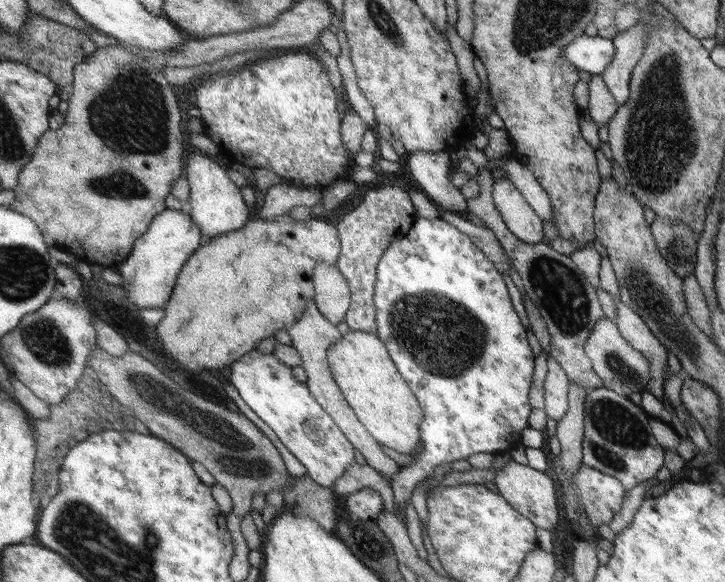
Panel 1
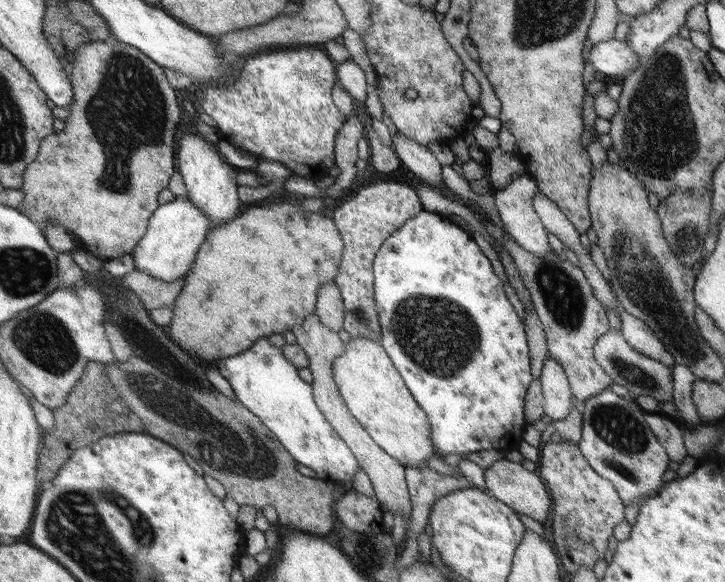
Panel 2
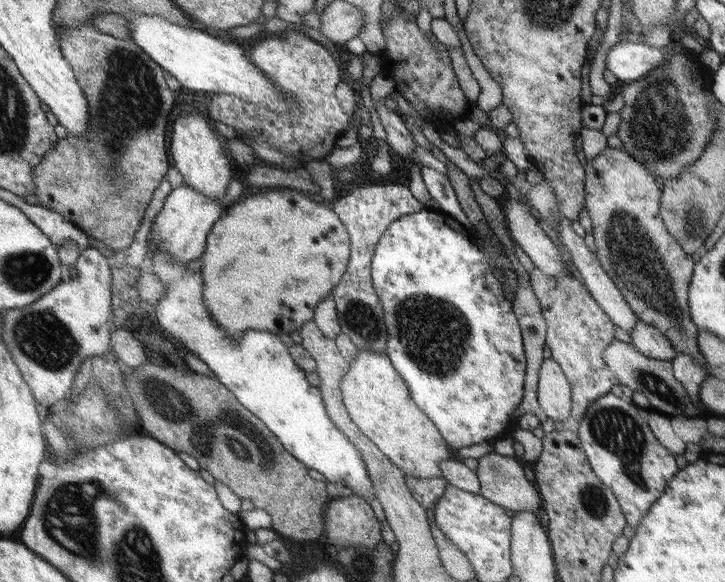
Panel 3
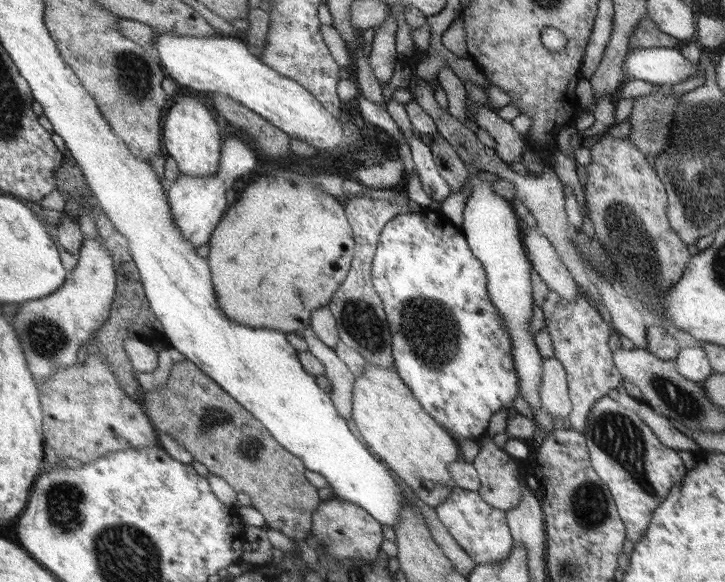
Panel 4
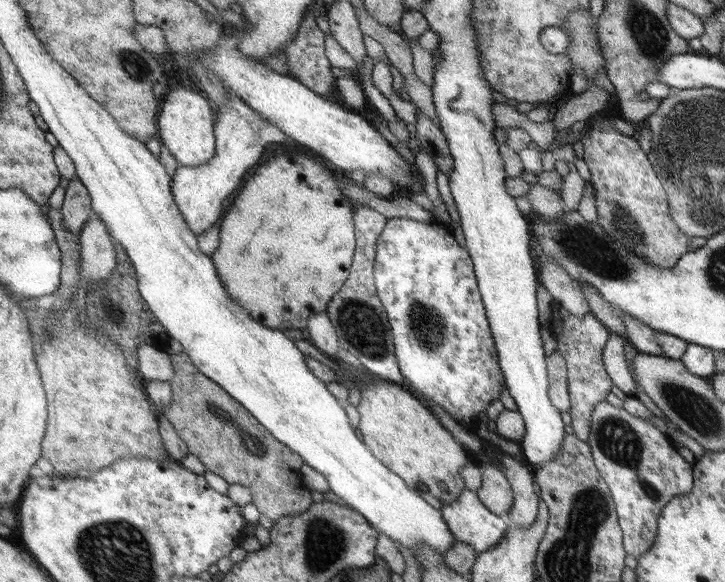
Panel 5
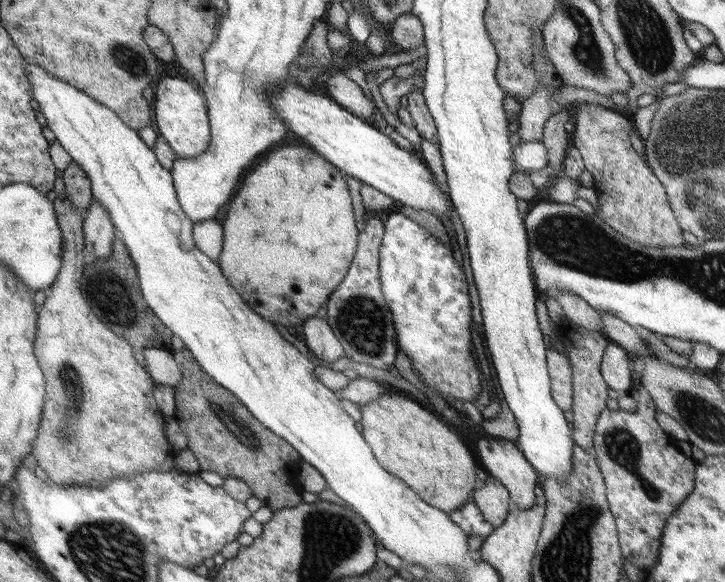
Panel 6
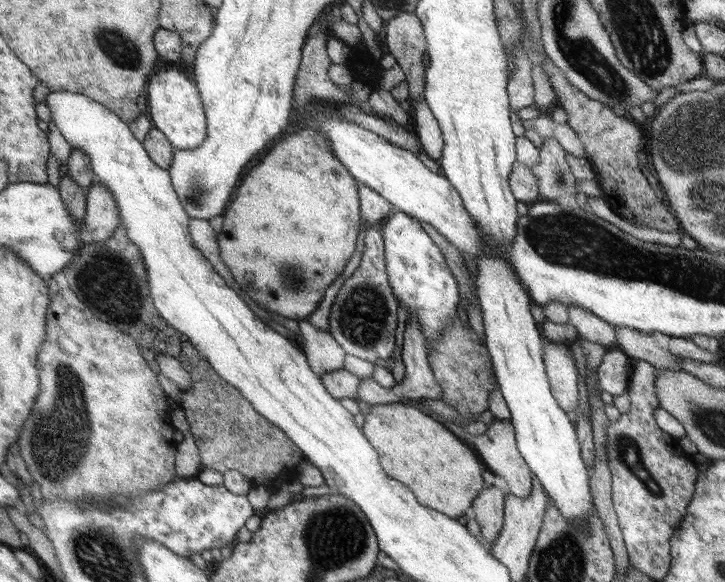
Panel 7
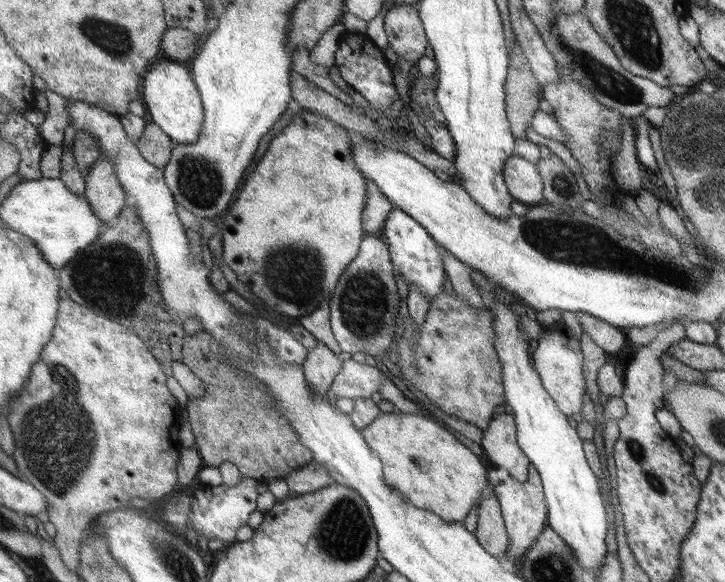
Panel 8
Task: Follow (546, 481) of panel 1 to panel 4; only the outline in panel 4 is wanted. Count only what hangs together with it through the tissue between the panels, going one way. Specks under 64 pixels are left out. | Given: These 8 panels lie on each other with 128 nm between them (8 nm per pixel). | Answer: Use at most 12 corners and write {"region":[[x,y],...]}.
{"region":[[491,437],[472,461],[476,492],[506,512],[521,496],[513,457]]}

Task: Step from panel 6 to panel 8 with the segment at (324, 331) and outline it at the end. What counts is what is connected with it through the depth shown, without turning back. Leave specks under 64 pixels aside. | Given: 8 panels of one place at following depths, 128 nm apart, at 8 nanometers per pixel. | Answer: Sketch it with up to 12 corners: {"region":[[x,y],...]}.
{"region":[[318,342],[301,366],[314,396],[329,387],[349,354]]}

